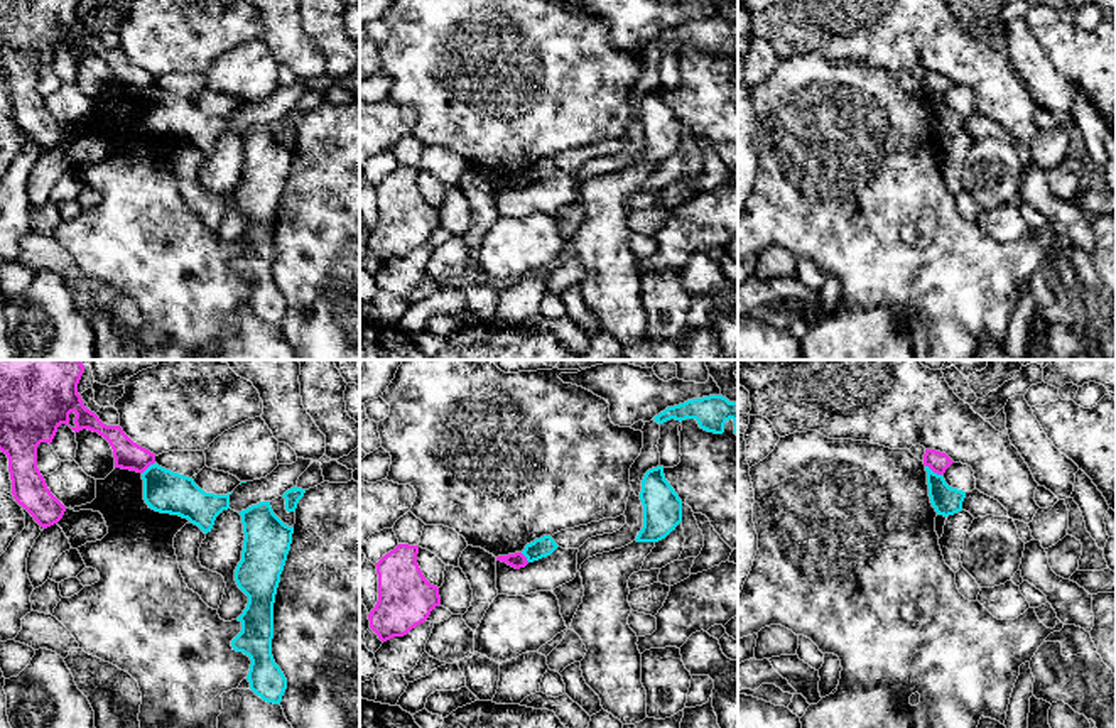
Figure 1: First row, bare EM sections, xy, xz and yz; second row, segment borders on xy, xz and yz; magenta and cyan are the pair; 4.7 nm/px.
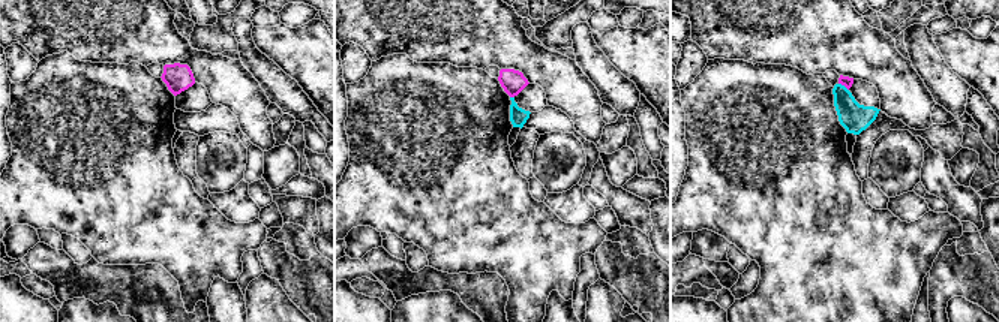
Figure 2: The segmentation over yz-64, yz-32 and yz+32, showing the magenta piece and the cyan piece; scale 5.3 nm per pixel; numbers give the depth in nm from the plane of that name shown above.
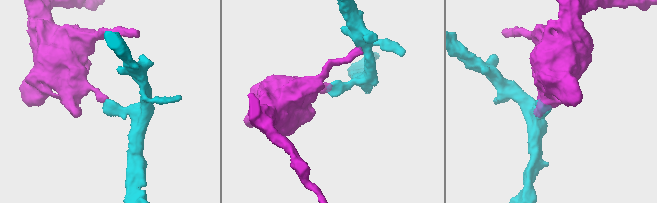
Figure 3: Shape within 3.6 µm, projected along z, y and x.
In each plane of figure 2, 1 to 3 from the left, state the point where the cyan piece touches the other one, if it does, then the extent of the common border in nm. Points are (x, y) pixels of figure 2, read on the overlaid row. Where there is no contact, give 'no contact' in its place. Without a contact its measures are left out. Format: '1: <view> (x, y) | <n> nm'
1: no contact
2: yz-32 (512, 96) | 30 nm
3: yz+32 (843, 84) | 70 nm

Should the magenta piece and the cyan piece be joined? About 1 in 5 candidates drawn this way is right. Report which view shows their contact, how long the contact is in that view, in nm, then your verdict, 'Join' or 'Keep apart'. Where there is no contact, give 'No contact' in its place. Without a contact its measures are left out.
Touches magenta in yz. Shared border 90 nm. Keep apart

